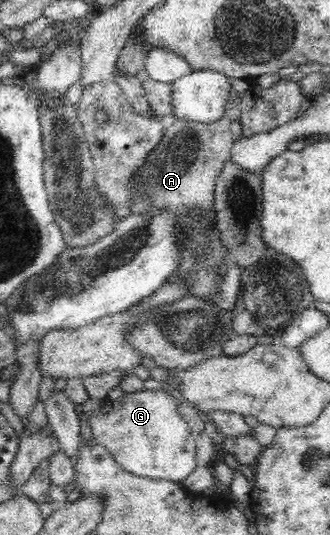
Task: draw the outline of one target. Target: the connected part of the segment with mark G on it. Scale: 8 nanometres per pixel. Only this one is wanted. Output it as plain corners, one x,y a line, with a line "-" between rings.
164,387
158,390
124,392
116,400
106,397
102,400
101,406
91,412
91,437
112,454
113,461
124,471
140,477
181,483
196,469
196,445
188,423
178,412
178,405
179,398
176,394
170,389
165,390

